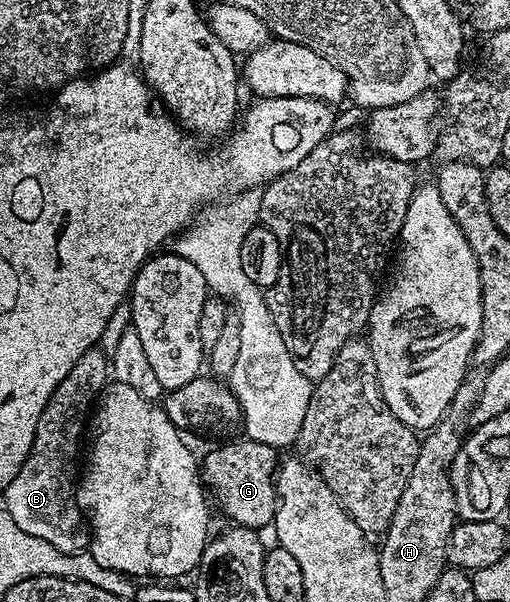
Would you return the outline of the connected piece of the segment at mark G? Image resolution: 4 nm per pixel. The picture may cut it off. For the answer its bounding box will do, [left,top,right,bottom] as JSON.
[200,439,280,531]

